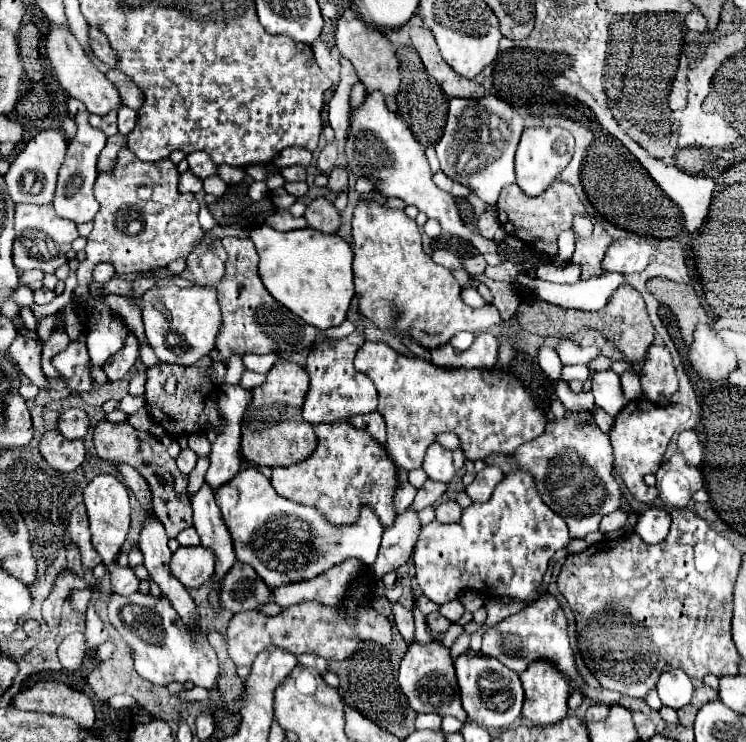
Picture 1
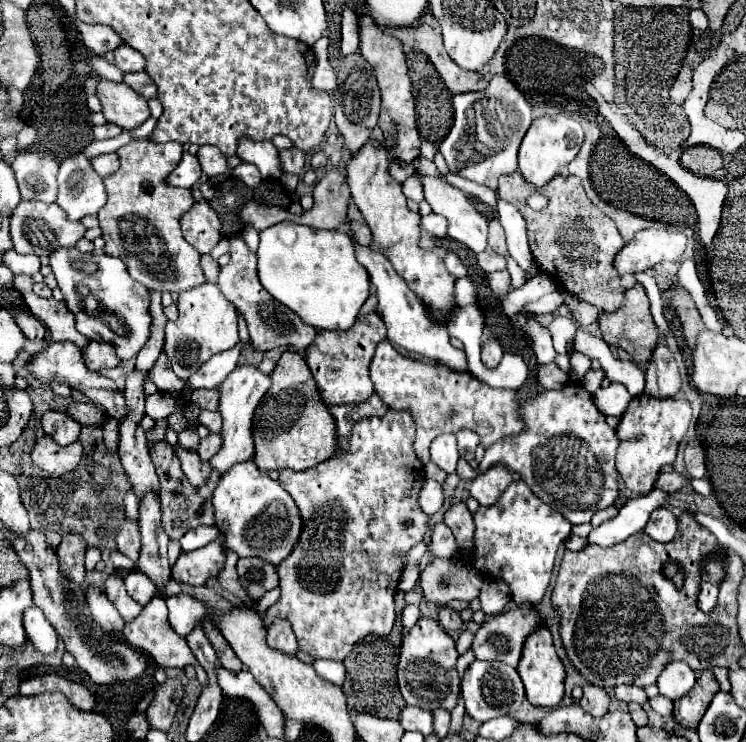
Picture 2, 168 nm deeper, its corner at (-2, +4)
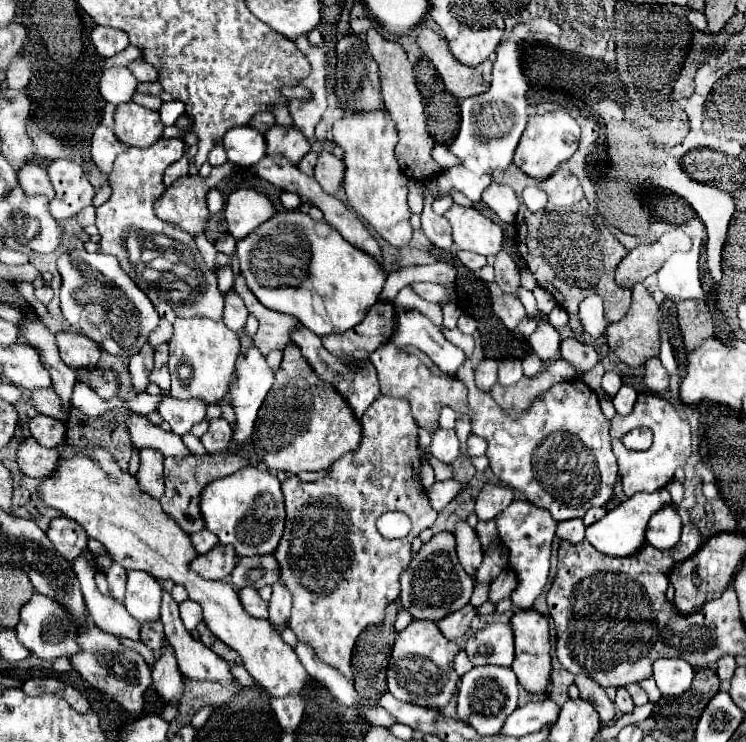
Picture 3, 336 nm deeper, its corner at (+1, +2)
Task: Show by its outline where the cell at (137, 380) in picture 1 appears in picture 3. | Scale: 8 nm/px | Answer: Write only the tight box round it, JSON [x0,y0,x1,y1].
[148,318,172,348]

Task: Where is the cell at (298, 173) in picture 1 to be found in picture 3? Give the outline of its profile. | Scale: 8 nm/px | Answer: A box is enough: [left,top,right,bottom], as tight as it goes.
[266,124,310,166]

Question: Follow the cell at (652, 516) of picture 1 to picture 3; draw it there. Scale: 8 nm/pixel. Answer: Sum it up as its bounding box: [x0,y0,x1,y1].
[646,506,682,550]

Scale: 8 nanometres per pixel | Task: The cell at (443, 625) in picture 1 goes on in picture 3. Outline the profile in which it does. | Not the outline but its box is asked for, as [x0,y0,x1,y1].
[436,604,476,640]

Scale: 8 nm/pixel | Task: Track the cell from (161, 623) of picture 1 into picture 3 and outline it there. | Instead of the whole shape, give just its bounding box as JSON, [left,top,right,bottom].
[106,562,126,602]

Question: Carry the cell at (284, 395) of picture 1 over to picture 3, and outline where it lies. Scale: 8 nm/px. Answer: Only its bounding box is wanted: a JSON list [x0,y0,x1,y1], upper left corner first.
[252,344,362,474]

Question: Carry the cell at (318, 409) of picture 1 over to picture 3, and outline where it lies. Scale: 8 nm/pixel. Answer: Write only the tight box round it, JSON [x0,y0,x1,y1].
[322,302,396,360]

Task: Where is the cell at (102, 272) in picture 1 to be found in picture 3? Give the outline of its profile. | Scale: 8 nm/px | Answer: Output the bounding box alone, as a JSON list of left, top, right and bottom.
[58,250,158,358]

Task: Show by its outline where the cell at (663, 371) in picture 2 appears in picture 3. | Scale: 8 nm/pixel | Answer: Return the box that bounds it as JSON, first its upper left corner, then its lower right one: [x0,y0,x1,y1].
[644,358,670,394]

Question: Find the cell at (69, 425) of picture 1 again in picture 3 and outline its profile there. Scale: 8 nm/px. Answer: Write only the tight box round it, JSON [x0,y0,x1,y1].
[30,414,68,448]

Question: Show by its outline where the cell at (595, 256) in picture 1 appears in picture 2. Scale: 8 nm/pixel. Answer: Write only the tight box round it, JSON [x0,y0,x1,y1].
[499,172,625,312]

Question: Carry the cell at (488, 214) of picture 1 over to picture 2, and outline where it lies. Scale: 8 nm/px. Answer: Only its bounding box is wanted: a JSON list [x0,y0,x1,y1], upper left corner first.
[489,220,507,256]

